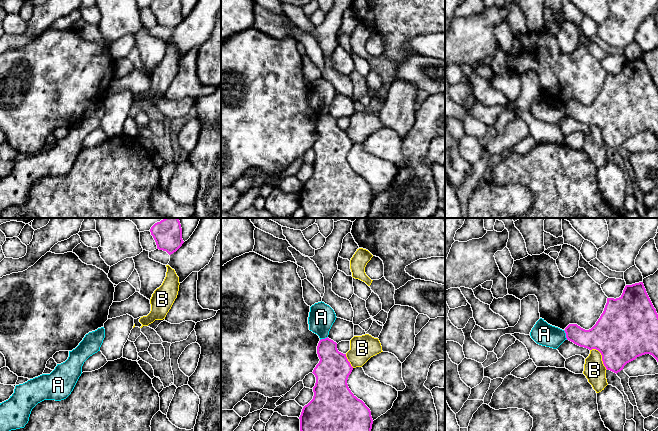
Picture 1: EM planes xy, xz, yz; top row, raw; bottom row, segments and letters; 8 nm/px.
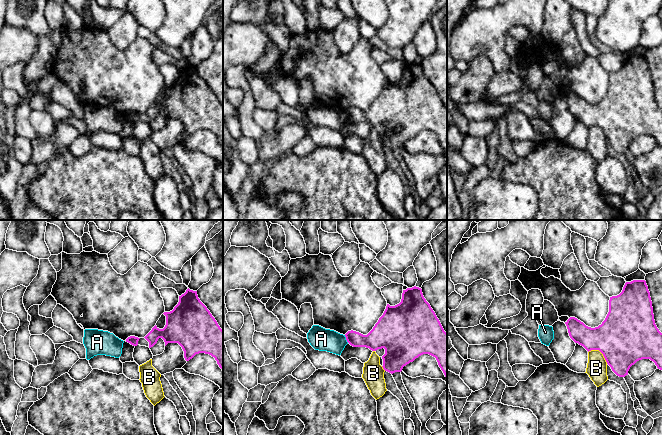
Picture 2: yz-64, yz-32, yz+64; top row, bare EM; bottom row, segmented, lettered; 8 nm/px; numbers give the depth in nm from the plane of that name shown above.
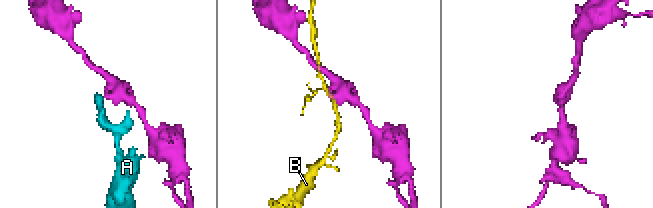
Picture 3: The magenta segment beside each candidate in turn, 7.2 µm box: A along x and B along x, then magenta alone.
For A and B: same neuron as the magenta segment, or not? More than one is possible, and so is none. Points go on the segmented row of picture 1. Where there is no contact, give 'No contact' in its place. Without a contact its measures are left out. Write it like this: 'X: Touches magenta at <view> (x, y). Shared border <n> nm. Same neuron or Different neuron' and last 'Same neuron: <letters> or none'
A: Touches magenta at yz (566, 335). Shared border 90 nm. Different neuron
B: Touches magenta at yz (602, 356). Shared border 220 nm. Different neuron
Same neuron: none

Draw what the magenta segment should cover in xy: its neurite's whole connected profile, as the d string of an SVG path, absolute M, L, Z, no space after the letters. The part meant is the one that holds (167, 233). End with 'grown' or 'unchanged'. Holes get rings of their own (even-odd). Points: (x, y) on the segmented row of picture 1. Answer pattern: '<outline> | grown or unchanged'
M164 218L150 229L157 249L166 251L169 255L176 252L184 243L182 228L178 218Z | unchanged

